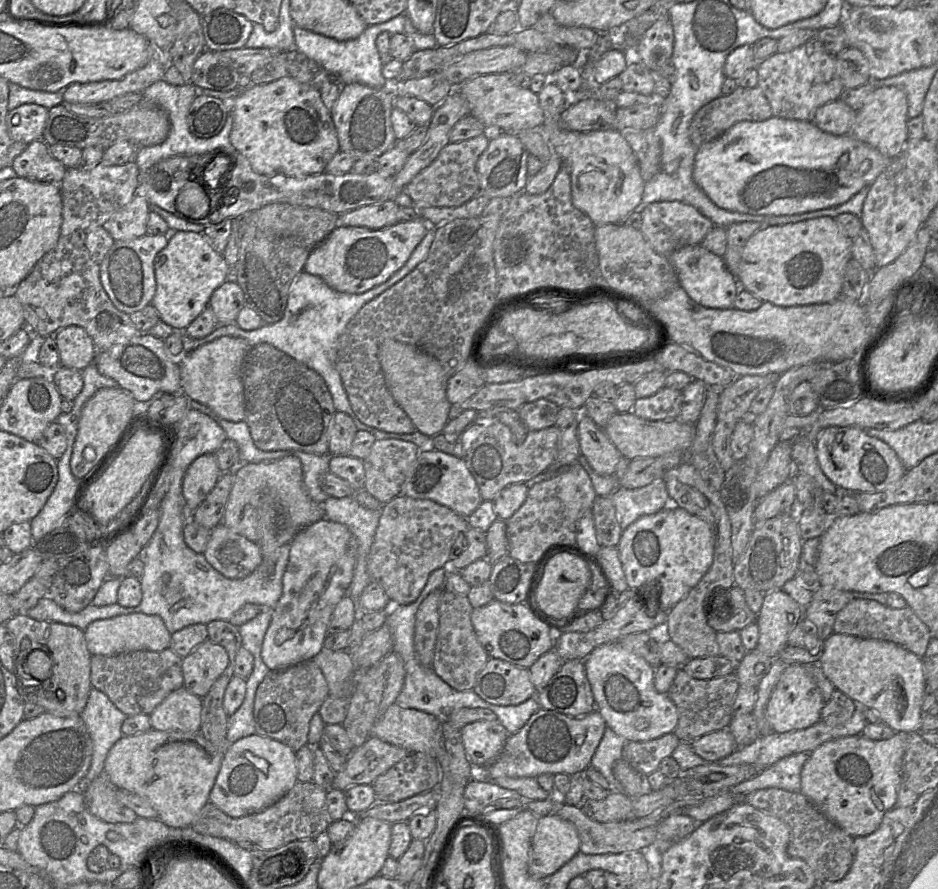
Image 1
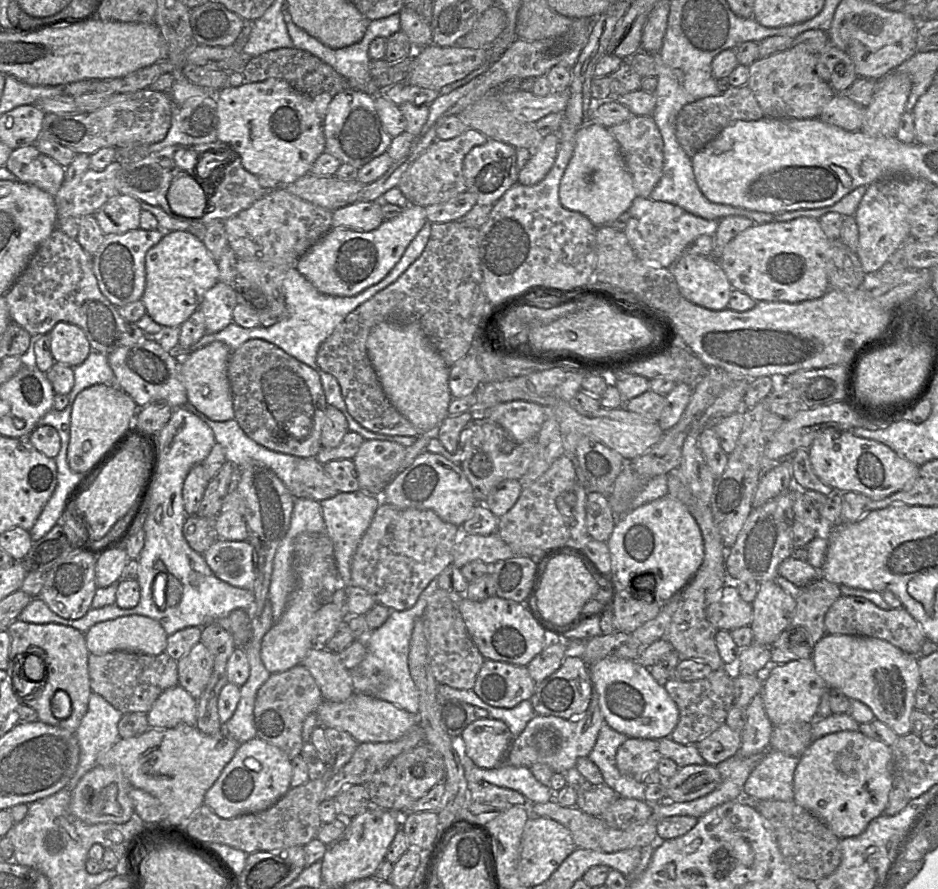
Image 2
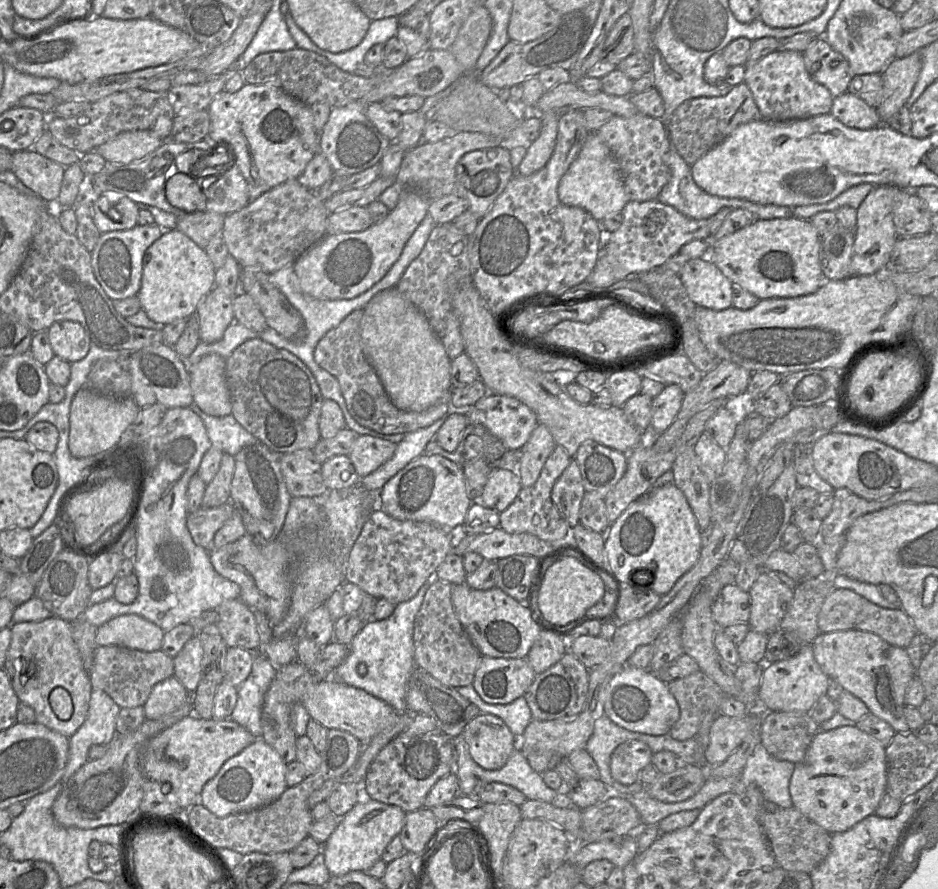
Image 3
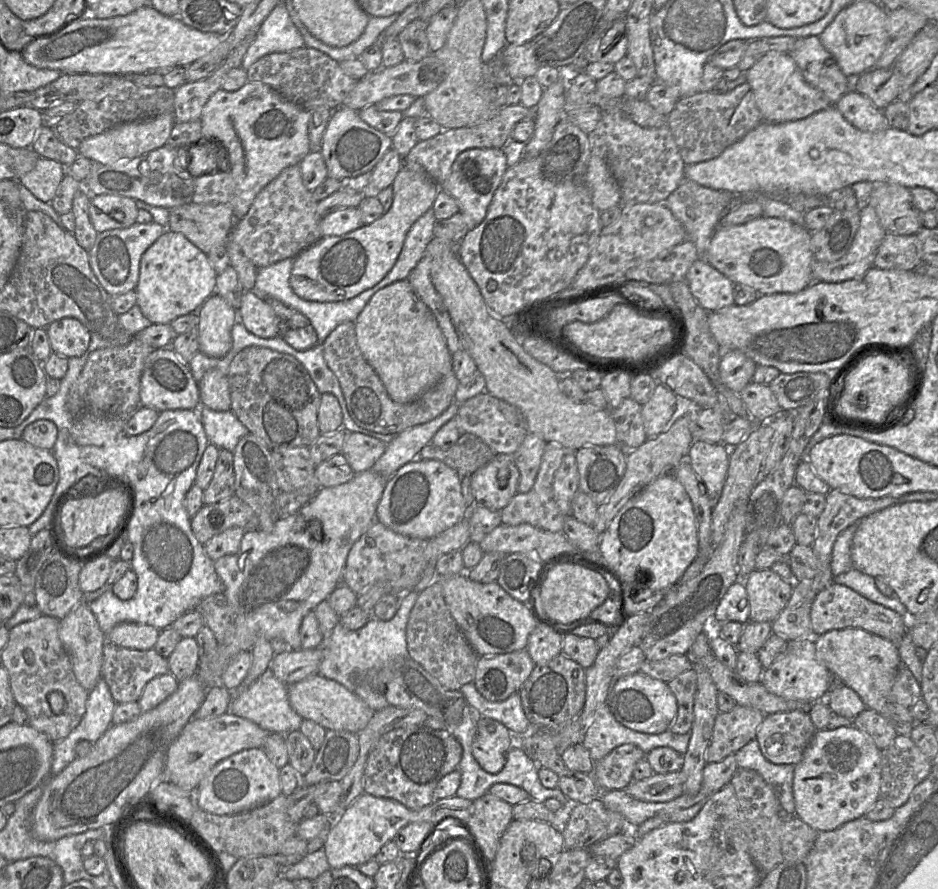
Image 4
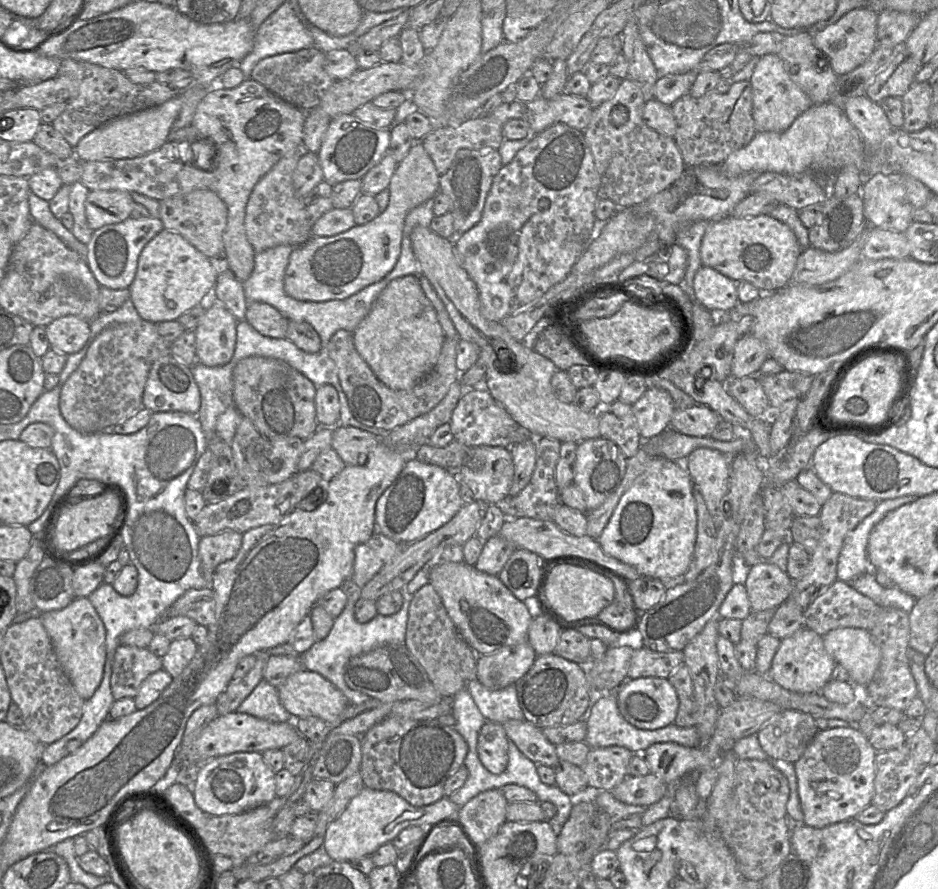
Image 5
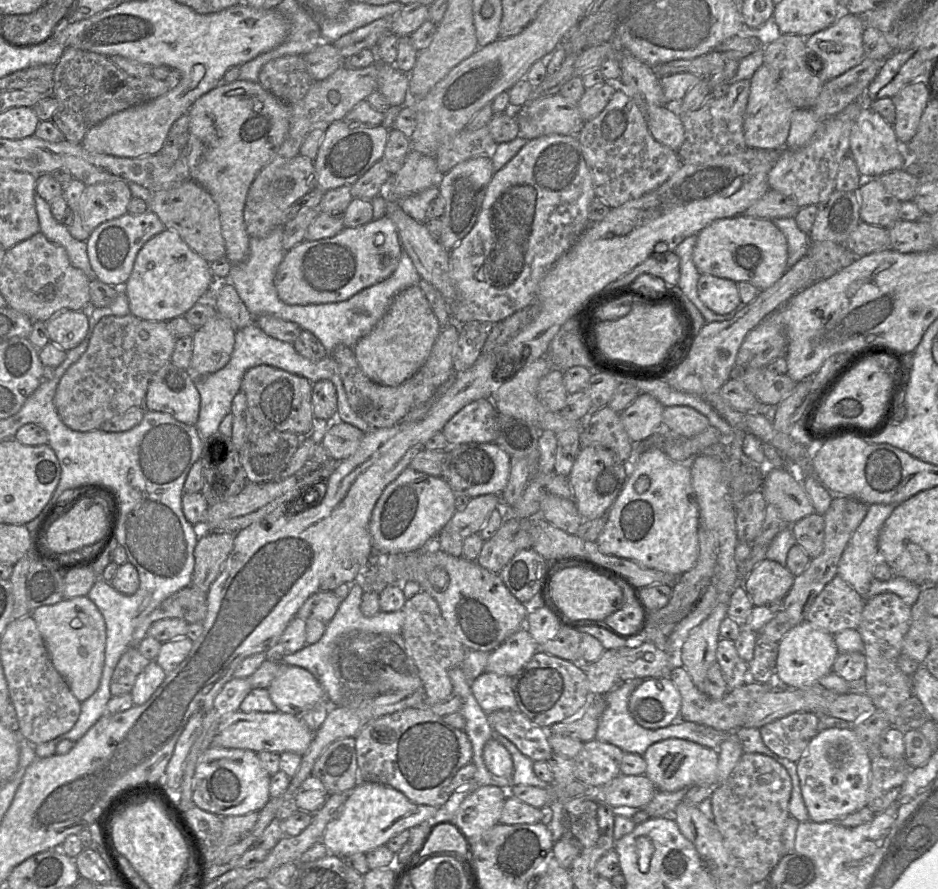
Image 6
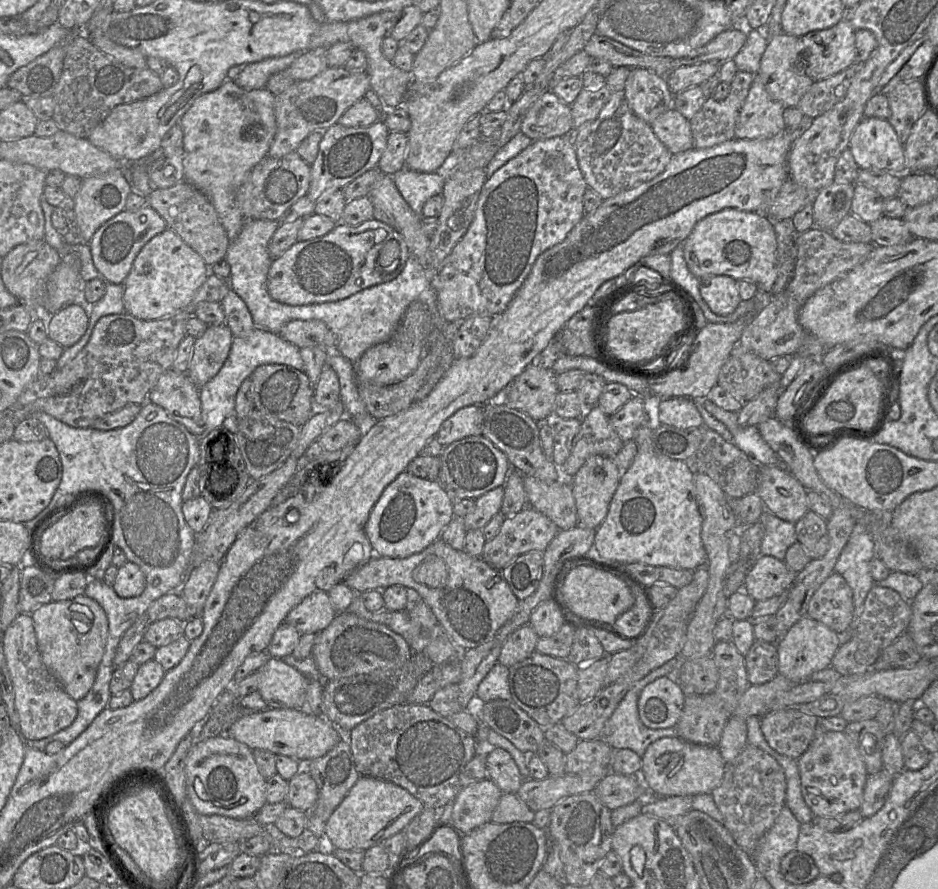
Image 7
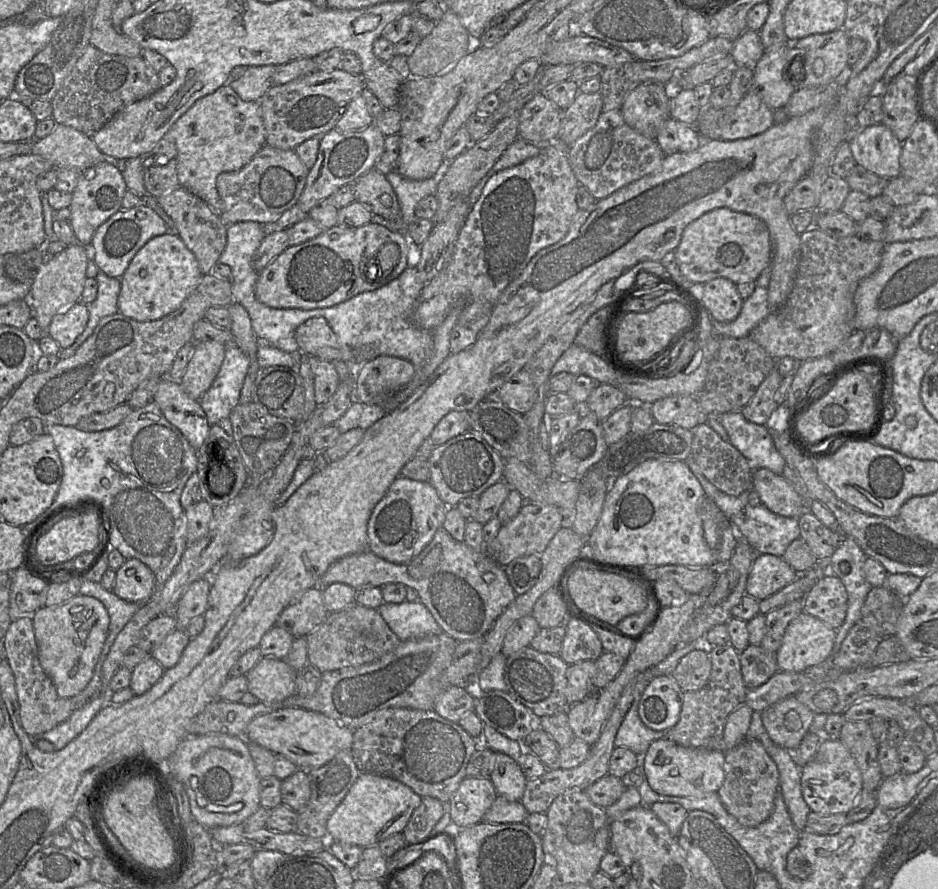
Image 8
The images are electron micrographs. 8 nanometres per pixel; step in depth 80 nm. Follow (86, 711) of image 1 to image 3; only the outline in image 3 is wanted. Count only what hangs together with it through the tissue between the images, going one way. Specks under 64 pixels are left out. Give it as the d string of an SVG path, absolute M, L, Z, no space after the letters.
M93 689L89 711L84 723L69 738L69 755L61 782L65 783L88 761L88 750L92 745L108 745L117 735L116 721L121 707L103 690Z

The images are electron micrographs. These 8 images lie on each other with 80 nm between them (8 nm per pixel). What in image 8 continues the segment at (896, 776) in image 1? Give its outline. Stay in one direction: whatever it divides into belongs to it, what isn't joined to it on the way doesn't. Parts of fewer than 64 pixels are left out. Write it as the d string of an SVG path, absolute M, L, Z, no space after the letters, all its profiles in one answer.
M824 737L814 757L801 768L802 795L810 810L821 815L847 814L863 790L862 774L839 738Z

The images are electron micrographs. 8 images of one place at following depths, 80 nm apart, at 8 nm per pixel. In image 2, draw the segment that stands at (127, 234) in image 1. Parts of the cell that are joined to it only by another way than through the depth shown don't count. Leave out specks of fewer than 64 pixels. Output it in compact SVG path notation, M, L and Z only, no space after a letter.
M118 194L105 202L94 216L105 235L124 234L139 228L141 210L138 199Z

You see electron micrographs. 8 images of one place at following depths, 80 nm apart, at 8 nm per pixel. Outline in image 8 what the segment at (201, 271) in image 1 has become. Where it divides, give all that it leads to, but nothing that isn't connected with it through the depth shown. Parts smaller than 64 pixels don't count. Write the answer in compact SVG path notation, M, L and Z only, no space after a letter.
M178 235L156 236L137 251L120 277L118 312L139 322L160 319L178 309L203 276L195 255Z

